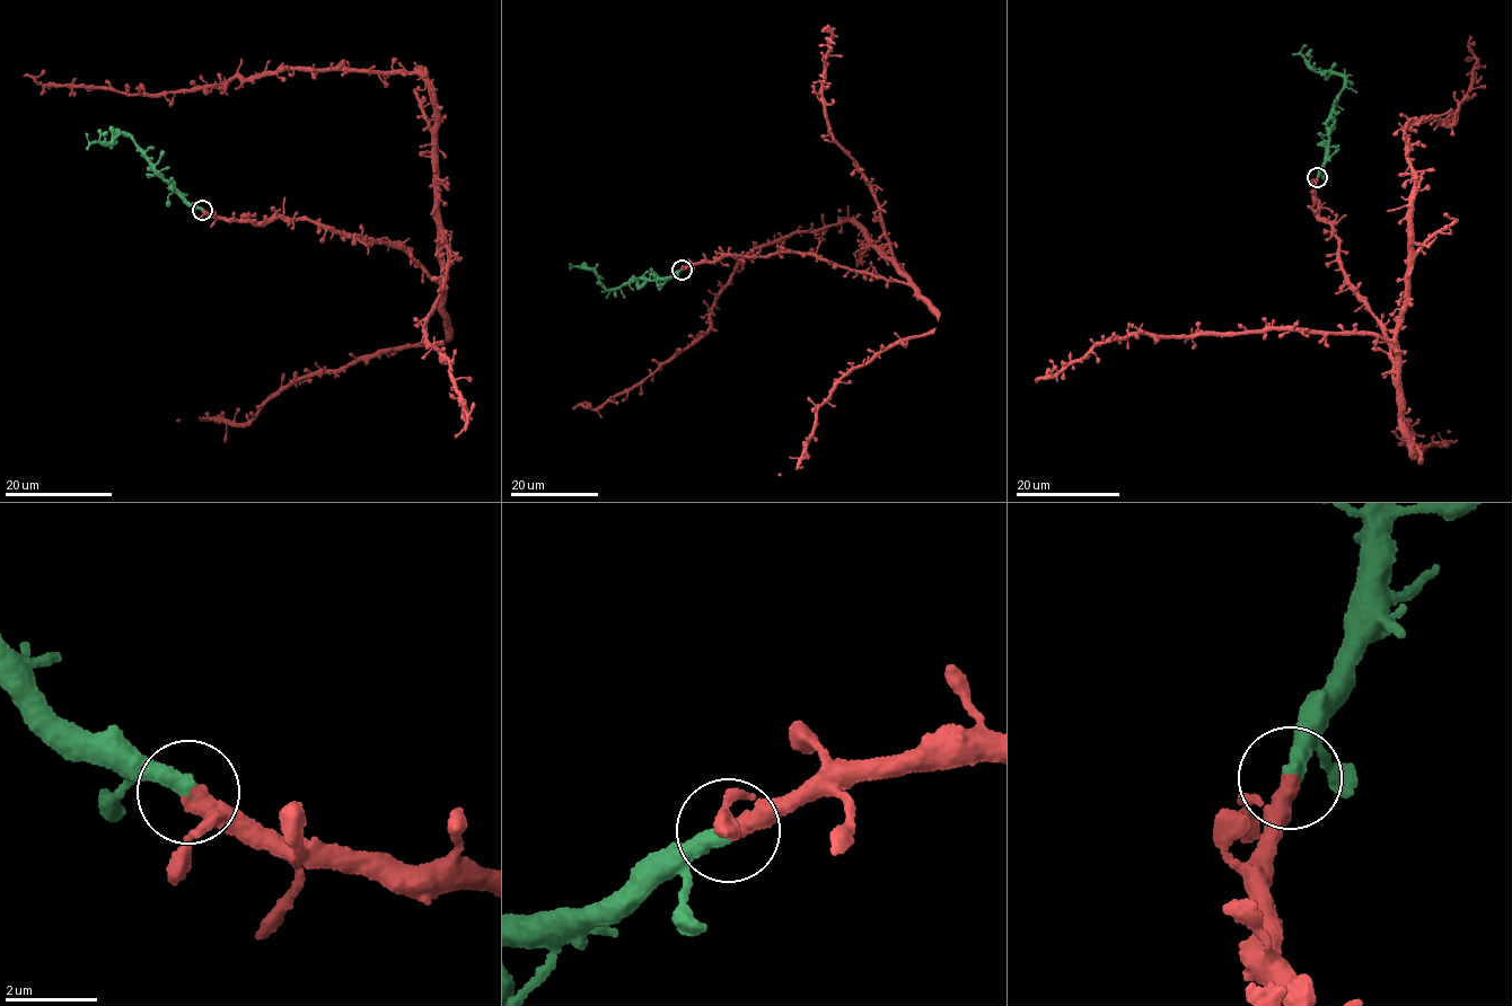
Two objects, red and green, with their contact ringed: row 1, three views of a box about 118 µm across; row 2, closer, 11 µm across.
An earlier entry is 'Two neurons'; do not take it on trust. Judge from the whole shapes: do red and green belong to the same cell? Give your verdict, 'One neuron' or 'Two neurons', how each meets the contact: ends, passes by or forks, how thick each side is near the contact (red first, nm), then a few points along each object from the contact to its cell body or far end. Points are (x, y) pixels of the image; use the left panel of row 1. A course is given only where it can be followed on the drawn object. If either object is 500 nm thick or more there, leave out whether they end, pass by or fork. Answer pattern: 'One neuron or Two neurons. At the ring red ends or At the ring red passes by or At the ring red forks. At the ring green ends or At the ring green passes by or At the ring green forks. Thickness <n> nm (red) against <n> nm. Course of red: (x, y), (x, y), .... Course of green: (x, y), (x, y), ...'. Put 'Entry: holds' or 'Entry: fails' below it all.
One neuron. At the ring red passes by. At the ring green ends. Thickness 320 nm (red) against 400 nm. Course of red: (202, 210), (307, 217), (440, 279), (430, 86), (286, 67), (126, 94), (42, 86), (44, 70). Course of green: (202, 210), (195, 209), (167, 182), (129, 137), (116, 134), (107, 142), (91, 142), (87, 133)
Entry: fails

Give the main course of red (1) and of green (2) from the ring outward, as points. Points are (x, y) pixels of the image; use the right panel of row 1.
1: (1318, 176), (1319, 214), (1379, 321), (1397, 387), (1418, 186), (1403, 129), (1411, 118), (1455, 122), (1475, 42)
2: (1318, 176), (1325, 162), (1327, 125), (1344, 85), (1342, 76), (1311, 67), (1301, 54), (1307, 45)

